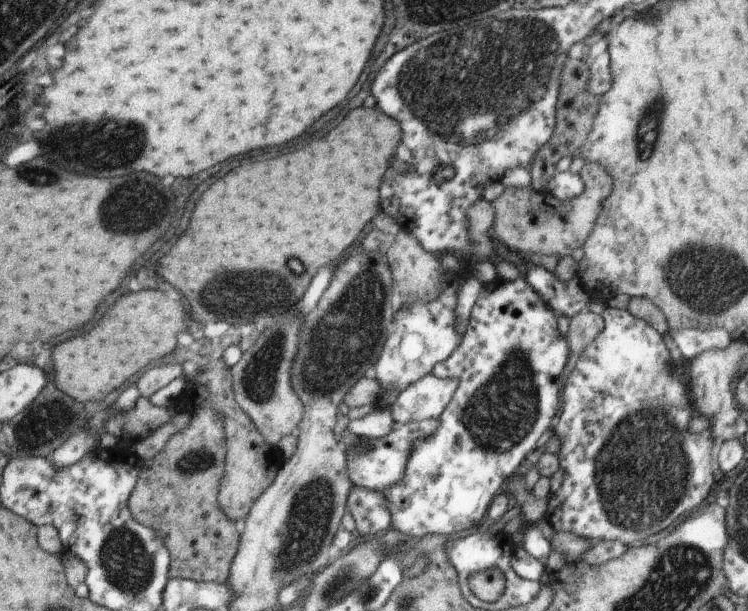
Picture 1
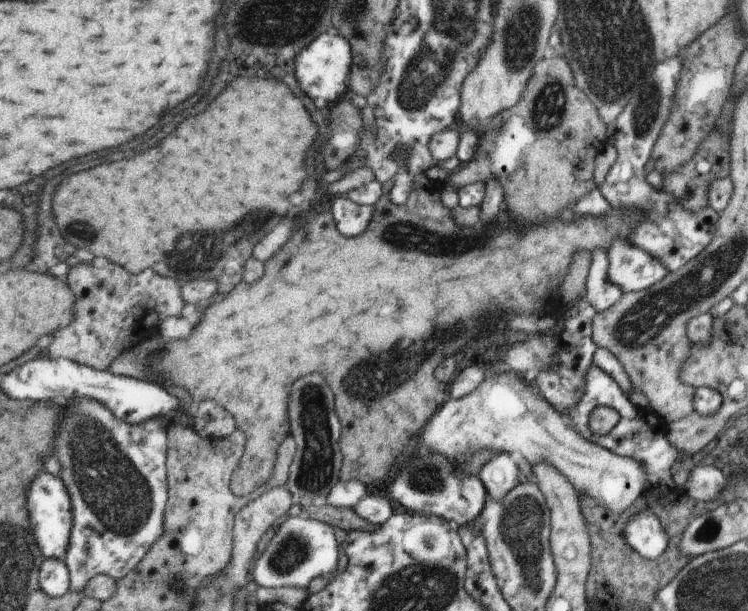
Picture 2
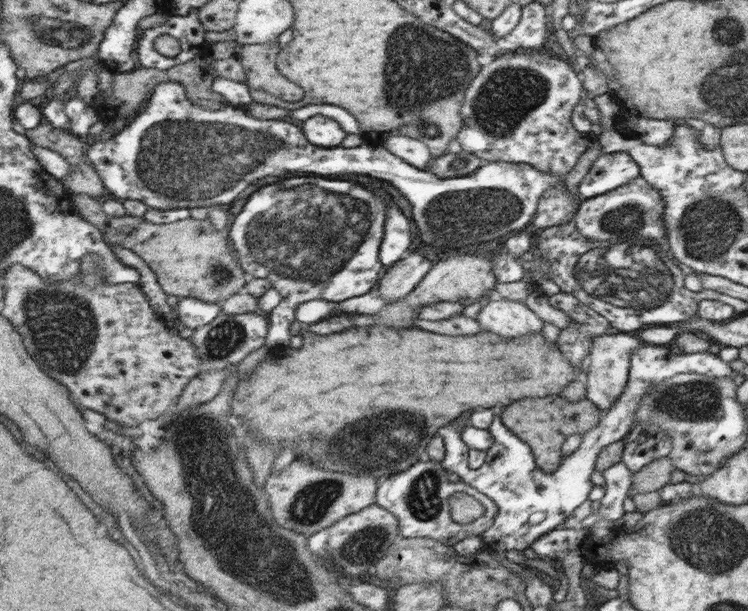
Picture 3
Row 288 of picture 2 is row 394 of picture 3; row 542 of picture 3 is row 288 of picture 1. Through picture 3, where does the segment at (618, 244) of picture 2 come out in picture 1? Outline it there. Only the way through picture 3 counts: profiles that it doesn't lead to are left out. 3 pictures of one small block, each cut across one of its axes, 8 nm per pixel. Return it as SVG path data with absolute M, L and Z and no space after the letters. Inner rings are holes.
M497 276L494 281L485 285L478 295L474 308L471 310L471 317L463 334L461 345L456 347L456 350L446 360L438 363L433 368L432 374L437 377L458 377L458 386L454 391L452 400L438 418L438 430L433 435L423 437L413 443L413 450L410 452L405 476L395 485L382 490L383 495L387 498L387 505L391 512L391 525L395 528L395 533L408 536L410 541L423 538L426 534L442 534L442 536L449 536L450 538L458 537L478 528L485 520L486 512L495 495L503 491L508 478L517 472L520 464L530 460L532 456L541 450L543 442L549 435L548 428L552 422L552 417L558 410L560 397L562 398L563 390L560 390L560 388L564 383L560 383L559 378L568 360L569 344L567 343L567 336L565 338L558 336L556 323L558 315L552 312L539 294L526 283L528 282L520 276L515 281L504 280Z

